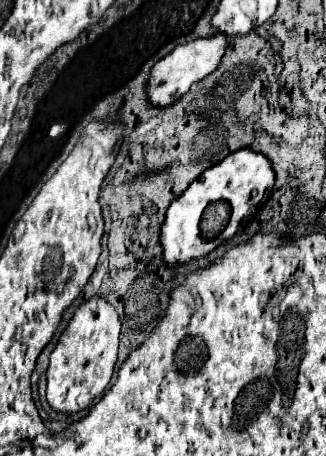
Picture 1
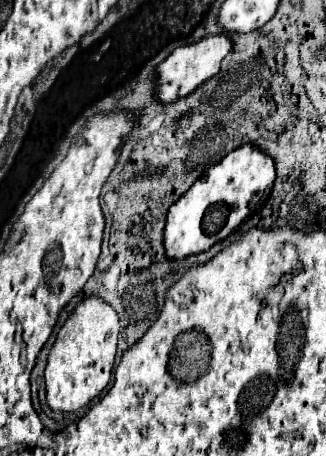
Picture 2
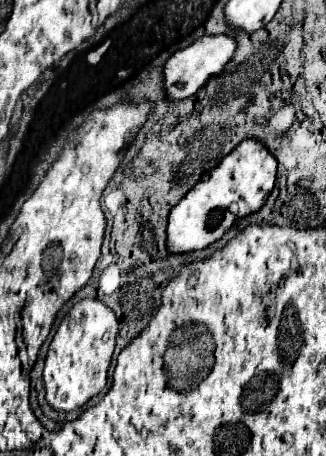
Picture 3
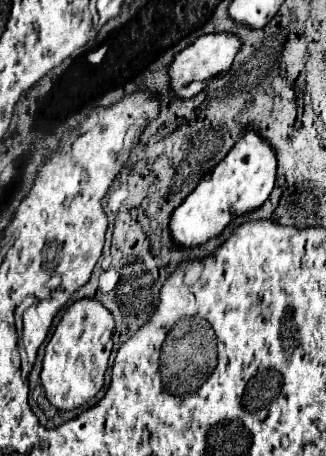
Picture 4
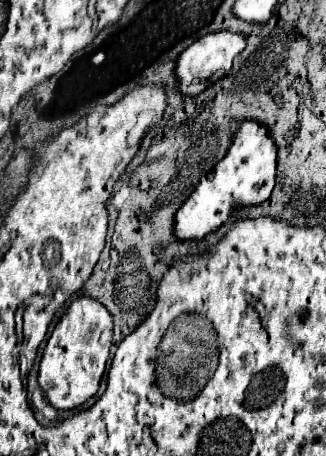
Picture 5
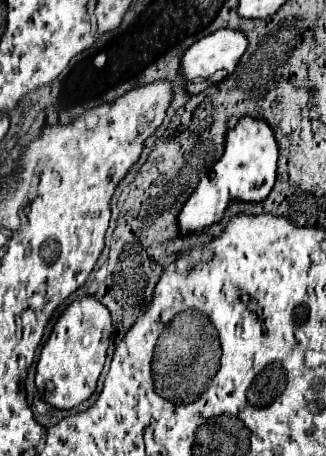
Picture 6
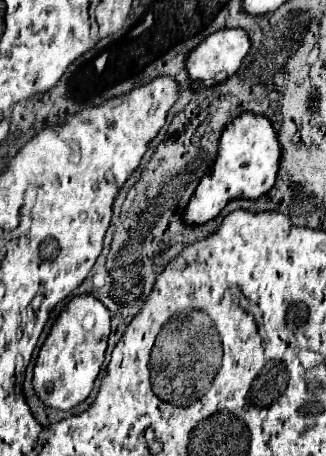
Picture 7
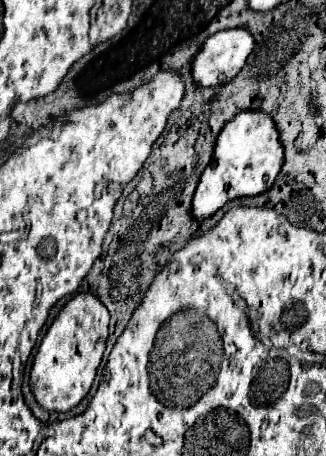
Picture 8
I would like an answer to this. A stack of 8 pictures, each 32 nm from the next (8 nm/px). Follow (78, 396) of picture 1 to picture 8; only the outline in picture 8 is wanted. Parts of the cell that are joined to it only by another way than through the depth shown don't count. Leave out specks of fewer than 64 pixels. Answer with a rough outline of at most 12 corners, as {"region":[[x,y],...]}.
{"region":[[76,294],[30,368],[44,410],[68,412],[90,390],[110,314]]}

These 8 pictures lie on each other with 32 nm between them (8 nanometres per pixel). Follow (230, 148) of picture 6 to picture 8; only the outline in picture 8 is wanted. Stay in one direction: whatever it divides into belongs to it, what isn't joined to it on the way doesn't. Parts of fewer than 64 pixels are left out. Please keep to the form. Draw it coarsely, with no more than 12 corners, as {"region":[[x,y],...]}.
{"region":[[236,114],[200,176],[192,216],[272,188],[284,148],[270,114]]}

